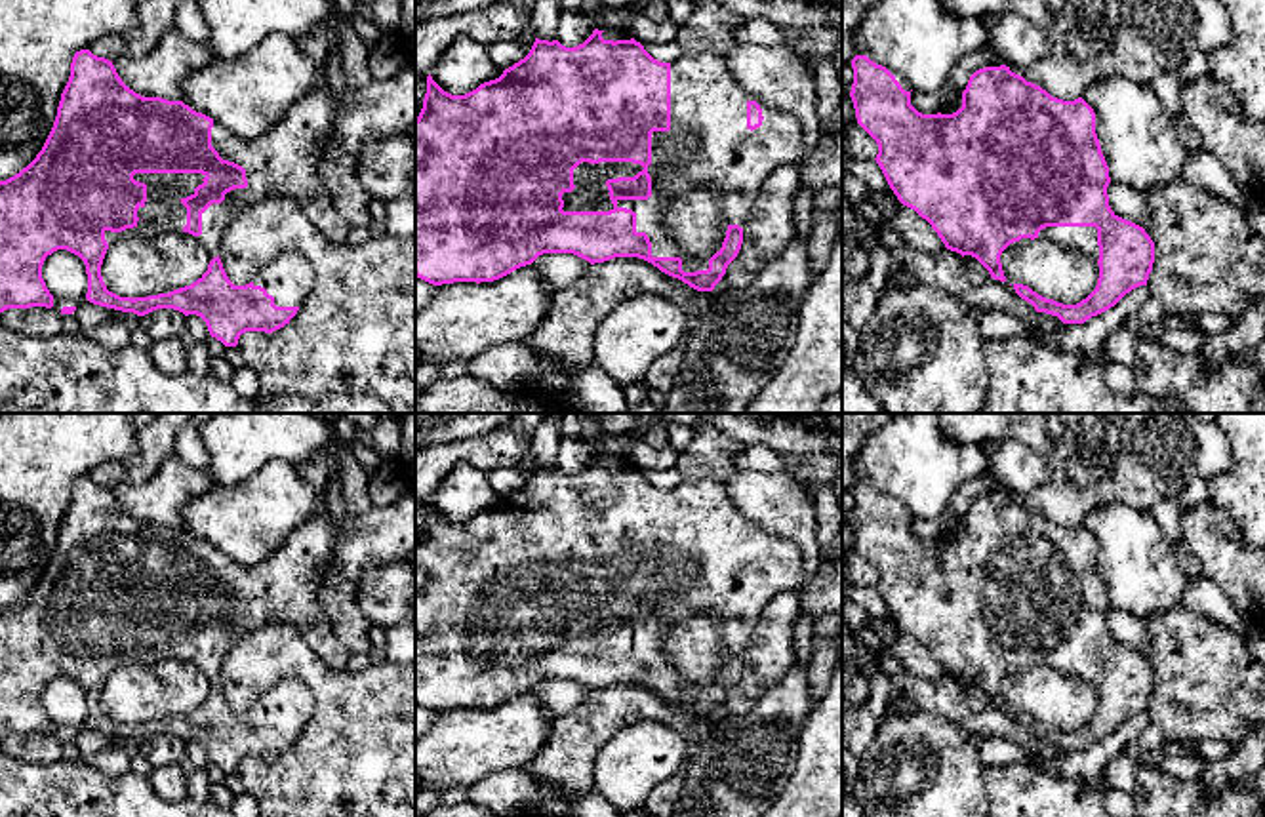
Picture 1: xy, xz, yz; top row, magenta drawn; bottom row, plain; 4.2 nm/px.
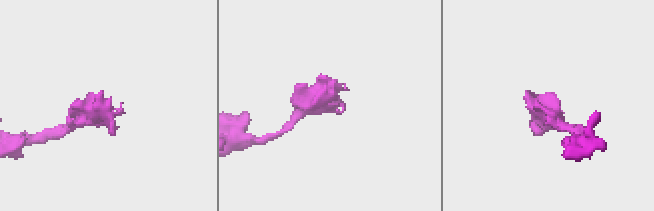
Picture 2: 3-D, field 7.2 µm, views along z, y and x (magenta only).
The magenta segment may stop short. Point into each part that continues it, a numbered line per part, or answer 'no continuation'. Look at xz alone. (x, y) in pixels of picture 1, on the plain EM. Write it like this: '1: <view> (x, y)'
1: xz (707, 570)

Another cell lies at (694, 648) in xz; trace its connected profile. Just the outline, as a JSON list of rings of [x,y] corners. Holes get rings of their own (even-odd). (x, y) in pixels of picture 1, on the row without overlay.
[[[699,611],[678,621],[663,638],[671,668],[692,687],[711,686],[720,678],[728,649],[714,613]]]

